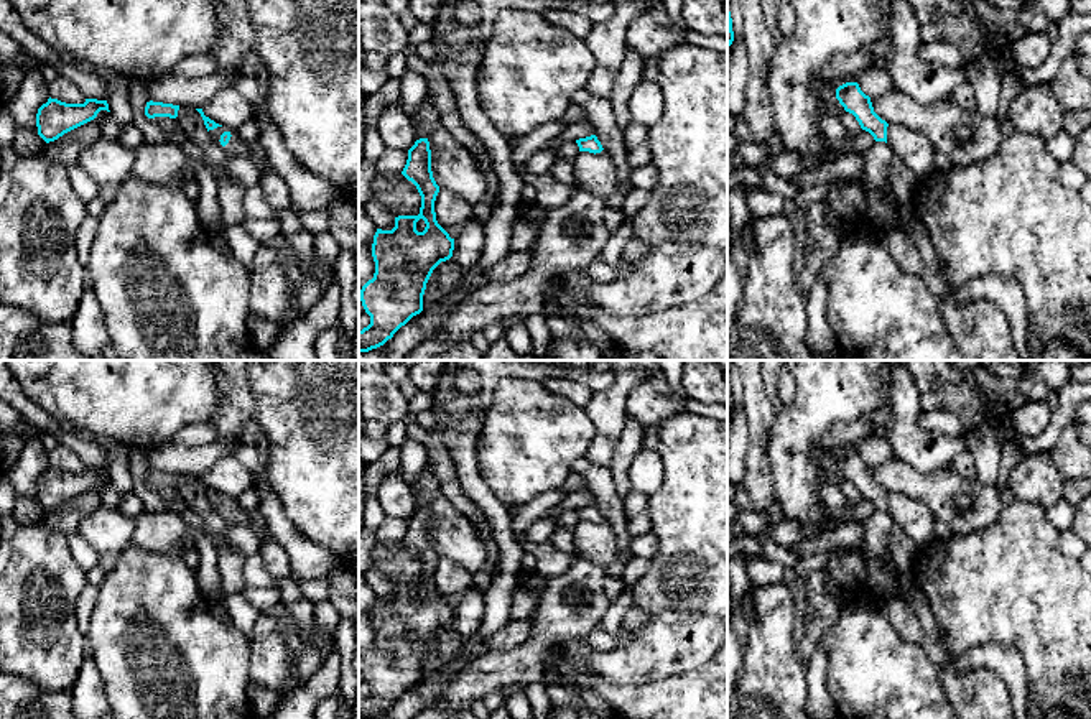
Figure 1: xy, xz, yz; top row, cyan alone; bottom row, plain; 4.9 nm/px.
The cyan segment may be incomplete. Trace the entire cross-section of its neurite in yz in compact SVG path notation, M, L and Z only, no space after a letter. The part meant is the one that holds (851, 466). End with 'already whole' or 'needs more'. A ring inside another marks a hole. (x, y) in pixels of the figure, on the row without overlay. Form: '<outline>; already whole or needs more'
M846 451L836 457L836 467L846 480L852 482L861 497L869 500L875 510L885 510L892 523L898 525L917 550L926 548L935 536L935 515L930 507L903 494L889 494L872 475L857 451Z; needs more

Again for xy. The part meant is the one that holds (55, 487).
M48 467L38 477L38 503L46 510L54 510L64 502L94 489L100 479L109 479L107 469L86 467L84 472L66 472L58 467Z; already whole

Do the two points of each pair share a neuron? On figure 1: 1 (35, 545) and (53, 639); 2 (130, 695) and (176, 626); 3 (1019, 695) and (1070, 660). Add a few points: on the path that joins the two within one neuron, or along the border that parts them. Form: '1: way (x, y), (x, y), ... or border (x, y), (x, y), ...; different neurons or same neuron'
1: way (38, 568), (38, 616); same neuron
2: way (129, 672), (132, 660), (158, 660), (163, 649); same neuron
3: border (1017, 652), (1026, 670), (1030, 700); different neurons

